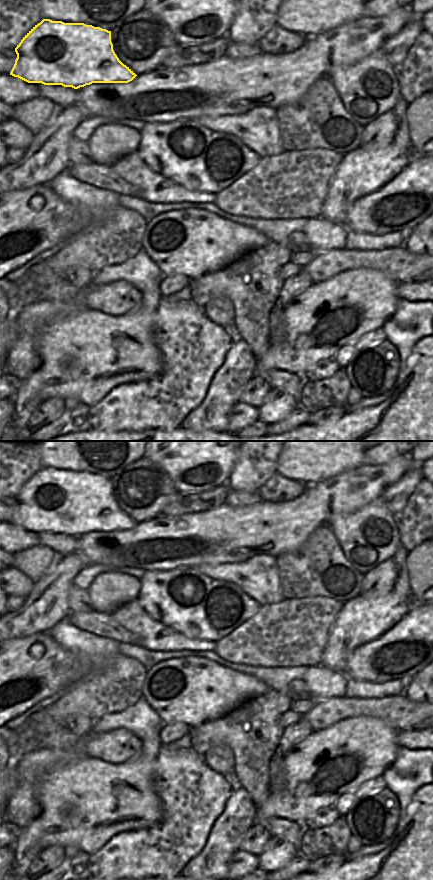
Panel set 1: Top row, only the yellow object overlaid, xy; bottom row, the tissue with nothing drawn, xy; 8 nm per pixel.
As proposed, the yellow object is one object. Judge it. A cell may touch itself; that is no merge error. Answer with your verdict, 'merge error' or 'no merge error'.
no merge error

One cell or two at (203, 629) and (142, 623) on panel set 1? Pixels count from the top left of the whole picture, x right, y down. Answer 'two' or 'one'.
two

